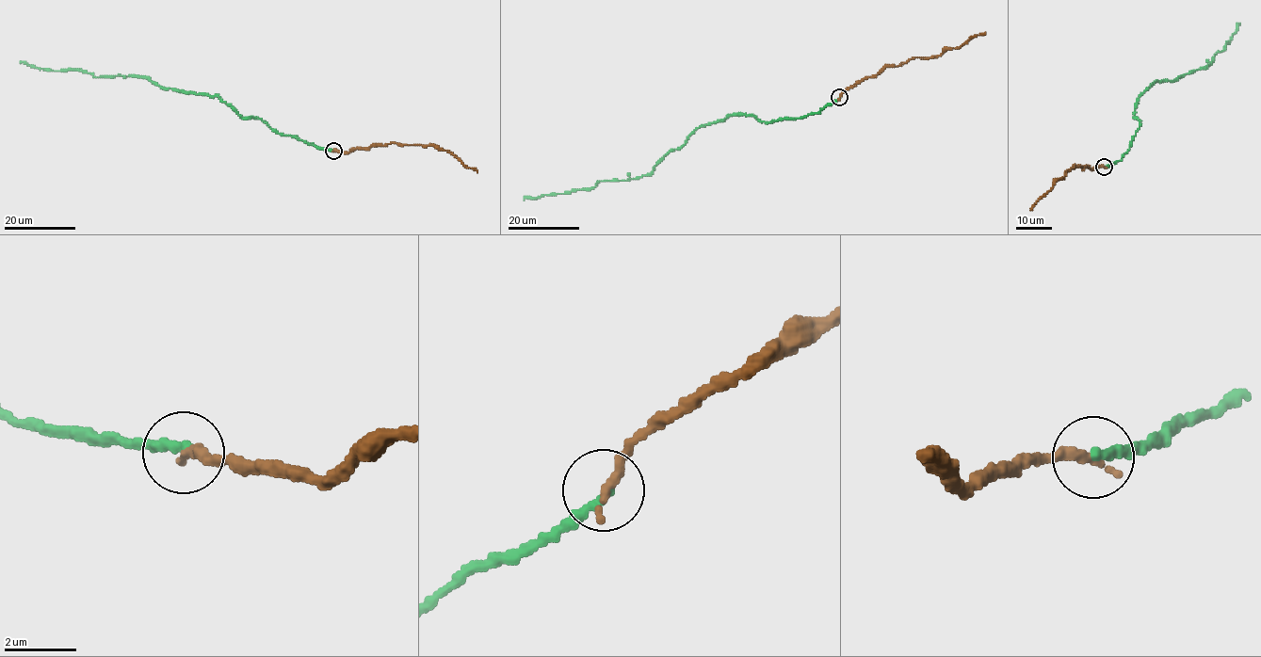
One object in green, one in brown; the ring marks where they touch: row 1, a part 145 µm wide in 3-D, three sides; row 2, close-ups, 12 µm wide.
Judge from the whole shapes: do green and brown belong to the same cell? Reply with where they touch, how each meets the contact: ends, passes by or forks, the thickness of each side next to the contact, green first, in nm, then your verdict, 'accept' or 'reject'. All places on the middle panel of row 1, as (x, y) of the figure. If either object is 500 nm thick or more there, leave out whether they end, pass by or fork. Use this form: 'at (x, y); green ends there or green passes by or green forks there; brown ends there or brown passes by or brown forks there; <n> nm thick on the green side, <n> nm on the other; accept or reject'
at (839, 97); green ends there; brown ends there; 320 nm thick on the green side, 360 nm on the other; accept

